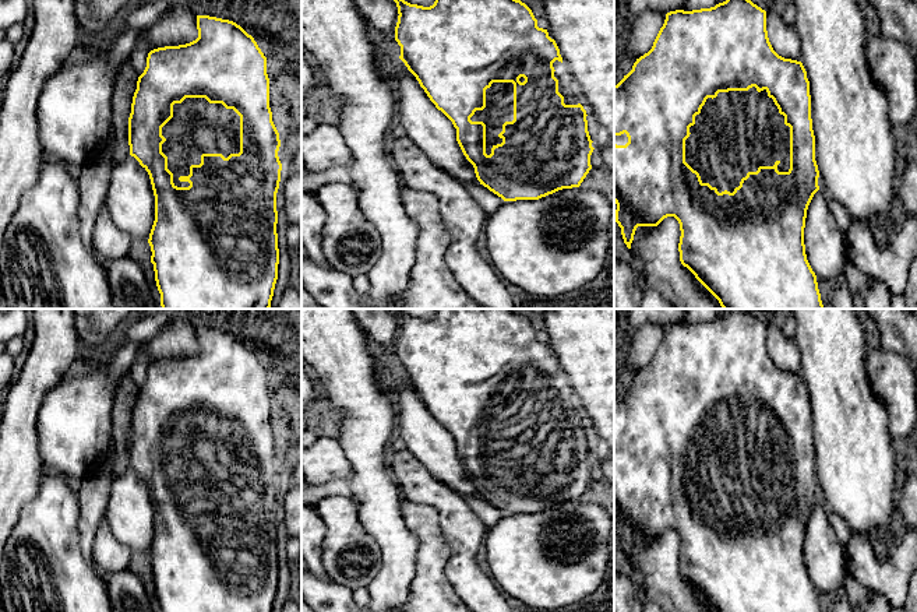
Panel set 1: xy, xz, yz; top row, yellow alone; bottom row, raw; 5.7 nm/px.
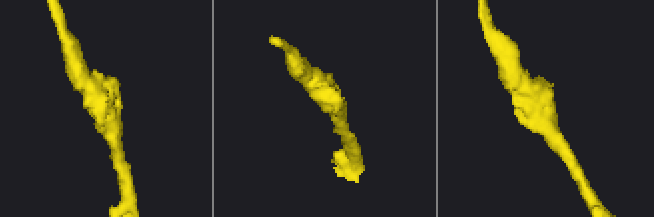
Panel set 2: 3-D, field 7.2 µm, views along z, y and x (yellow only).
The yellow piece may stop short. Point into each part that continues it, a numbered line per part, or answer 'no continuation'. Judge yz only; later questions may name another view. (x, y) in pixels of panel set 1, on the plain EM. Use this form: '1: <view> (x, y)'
1: yz (737, 445)

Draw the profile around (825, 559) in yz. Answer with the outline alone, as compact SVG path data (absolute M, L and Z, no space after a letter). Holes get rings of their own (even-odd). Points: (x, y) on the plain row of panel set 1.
M817 504L808 518L804 558L807 573L815 588L829 597L843 591L847 574L844 546L839 542L822 504Z

